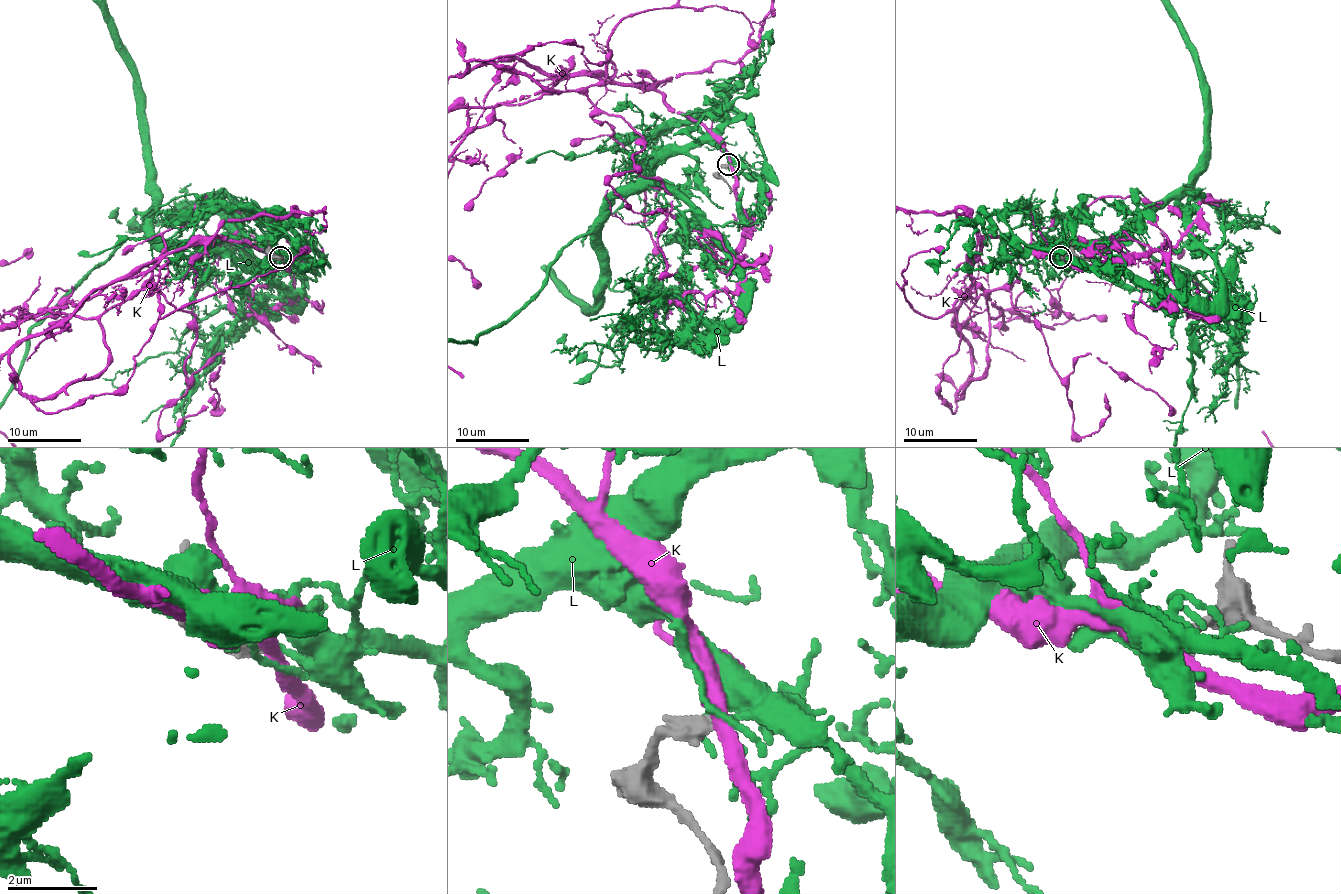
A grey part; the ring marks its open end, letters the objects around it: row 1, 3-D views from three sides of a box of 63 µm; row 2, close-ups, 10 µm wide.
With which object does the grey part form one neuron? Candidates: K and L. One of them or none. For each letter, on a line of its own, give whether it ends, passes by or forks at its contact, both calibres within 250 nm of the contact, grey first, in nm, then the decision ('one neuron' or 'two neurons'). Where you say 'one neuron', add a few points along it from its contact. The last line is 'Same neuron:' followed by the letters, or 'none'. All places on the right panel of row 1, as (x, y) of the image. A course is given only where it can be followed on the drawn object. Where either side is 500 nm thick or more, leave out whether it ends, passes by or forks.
K: it passes by; calibres 440 and 360 nm; two neurons
L: it passes by; calibres 440 and 240 nm; two neurons
Same neuron: none

